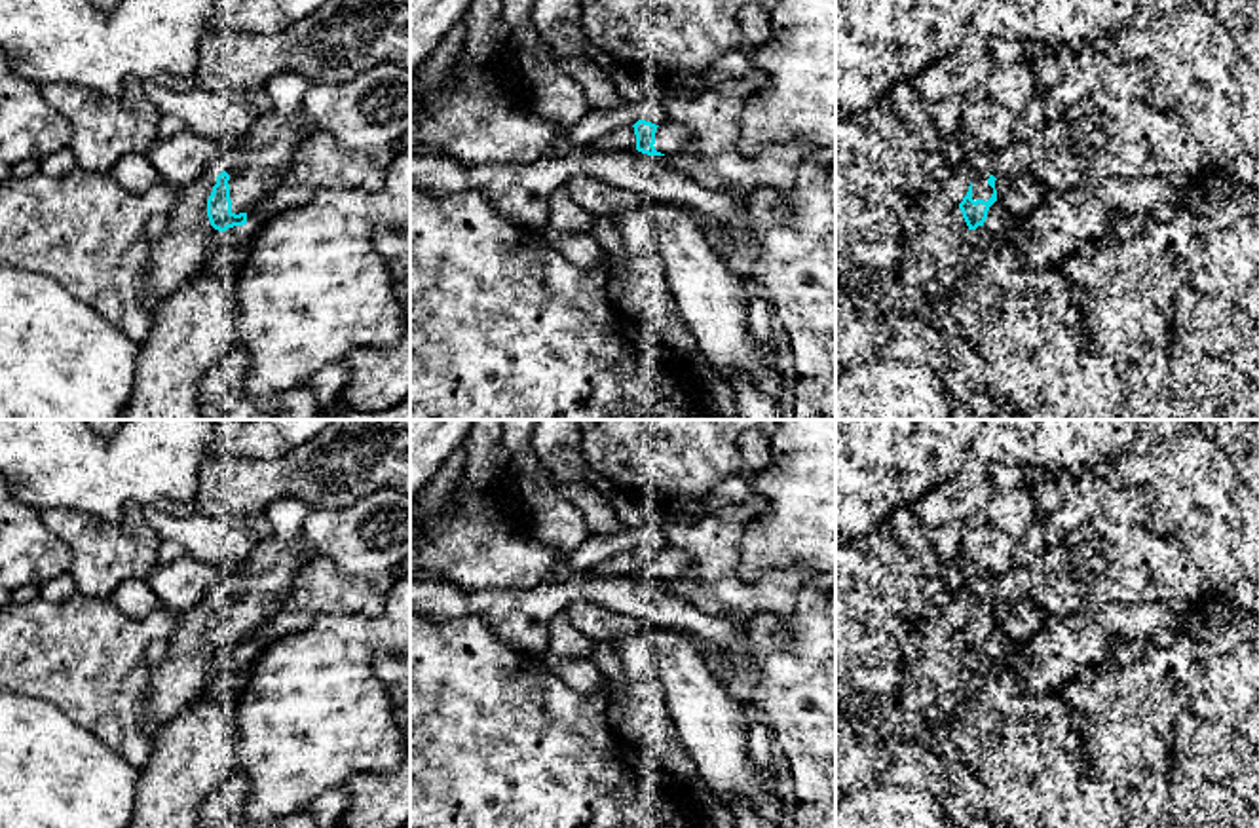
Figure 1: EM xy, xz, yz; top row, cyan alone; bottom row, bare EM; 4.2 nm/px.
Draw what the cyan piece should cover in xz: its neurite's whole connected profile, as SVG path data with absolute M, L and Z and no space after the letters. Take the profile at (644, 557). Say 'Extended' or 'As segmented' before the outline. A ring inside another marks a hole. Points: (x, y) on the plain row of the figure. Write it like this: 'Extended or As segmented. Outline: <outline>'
Extended. Outline: M638 545L634 551L613 555L608 560L592 566L589 574L592 577L629 577L638 575L648 581L668 581L689 568L689 556L678 547L665 547L655 551L646 545Z

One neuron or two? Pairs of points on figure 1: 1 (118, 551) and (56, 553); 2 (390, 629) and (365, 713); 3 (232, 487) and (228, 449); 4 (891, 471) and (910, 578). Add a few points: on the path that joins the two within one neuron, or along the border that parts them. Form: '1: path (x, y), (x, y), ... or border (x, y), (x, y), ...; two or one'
1: border (42, 519), (69, 547), (69, 570); two
2: path (369, 646), (361, 654), (361, 692); one
3: border (276, 456), (221, 460); two
4: border (910, 506), (893, 509), (876, 526), (861, 534); two

